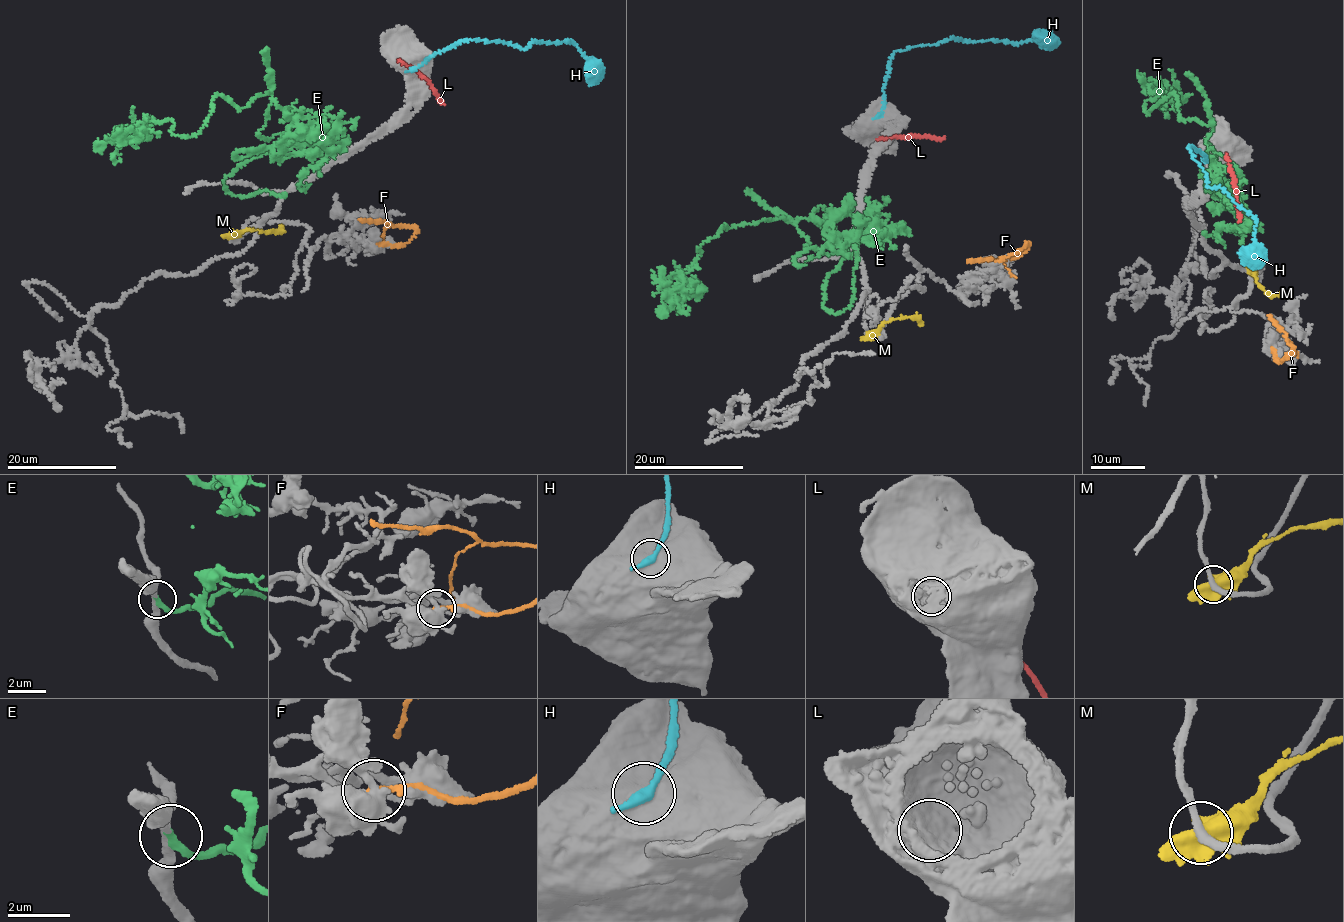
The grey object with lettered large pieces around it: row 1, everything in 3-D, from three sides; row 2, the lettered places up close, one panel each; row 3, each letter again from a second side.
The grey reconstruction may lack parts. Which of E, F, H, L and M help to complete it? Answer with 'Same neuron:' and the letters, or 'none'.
Same neuron: E

